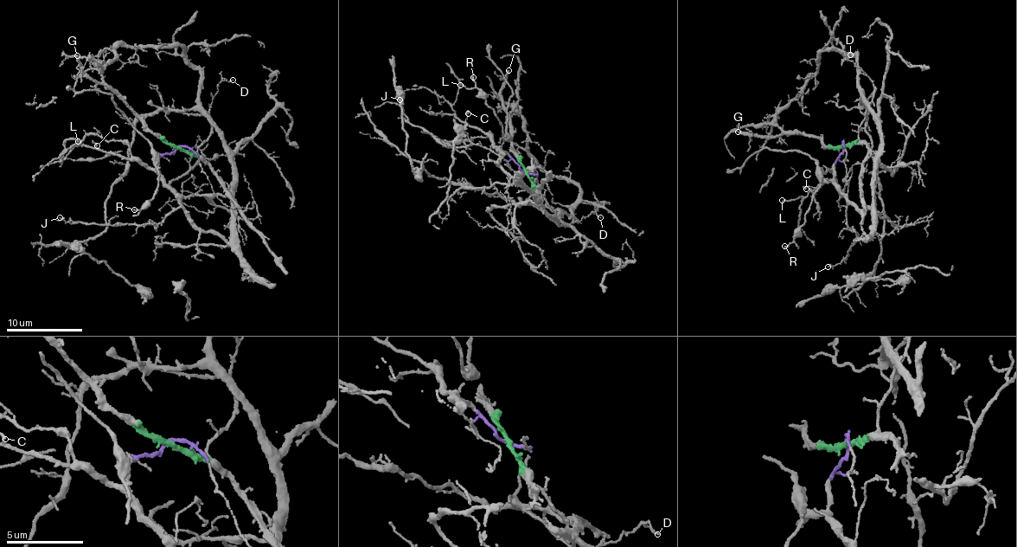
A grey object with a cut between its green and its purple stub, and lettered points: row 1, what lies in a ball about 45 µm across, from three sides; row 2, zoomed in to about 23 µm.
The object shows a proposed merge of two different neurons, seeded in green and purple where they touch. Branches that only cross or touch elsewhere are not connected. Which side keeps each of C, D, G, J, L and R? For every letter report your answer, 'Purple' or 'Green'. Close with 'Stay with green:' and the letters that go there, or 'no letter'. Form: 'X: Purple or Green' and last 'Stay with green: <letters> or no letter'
C: Purple
D: Green
G: Green
J: Purple
L: Purple
R: Purple
Stay with green: D, G

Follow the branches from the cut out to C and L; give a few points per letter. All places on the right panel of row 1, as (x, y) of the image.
C: (843, 144), (834, 166), (833, 179), (821, 186), (806, 188)
L: (843, 144), (834, 166), (833, 179), (804, 196), (782, 201)

